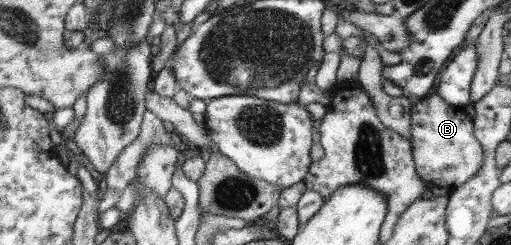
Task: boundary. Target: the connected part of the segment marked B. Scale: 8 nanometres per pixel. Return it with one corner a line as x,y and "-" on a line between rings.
437,93
412,101
411,149
414,150
415,169
419,177
438,191
456,189
472,180
483,167
484,148
474,135
472,119
464,107
446,104

